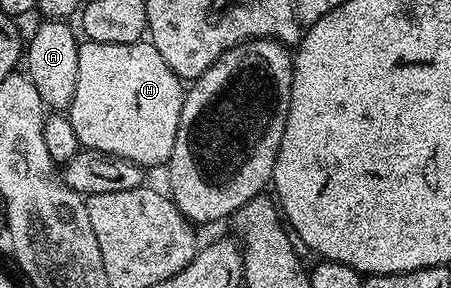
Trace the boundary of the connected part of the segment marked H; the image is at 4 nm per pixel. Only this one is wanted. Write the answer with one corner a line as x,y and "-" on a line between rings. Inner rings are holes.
84,39
77,54
77,90
73,90
69,119
84,149
125,158
151,170
154,164
166,165
170,161
184,95
185,88
179,77
169,70
165,58
157,54
151,43
106,44

